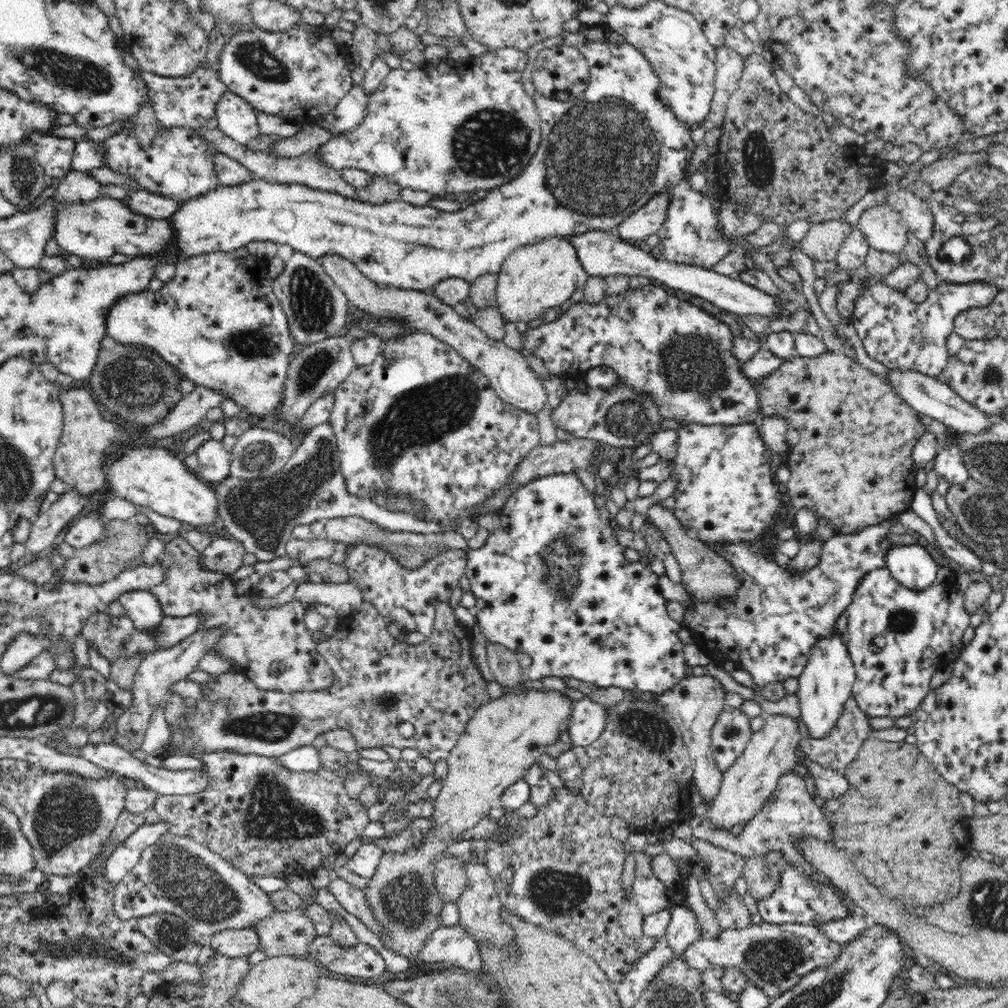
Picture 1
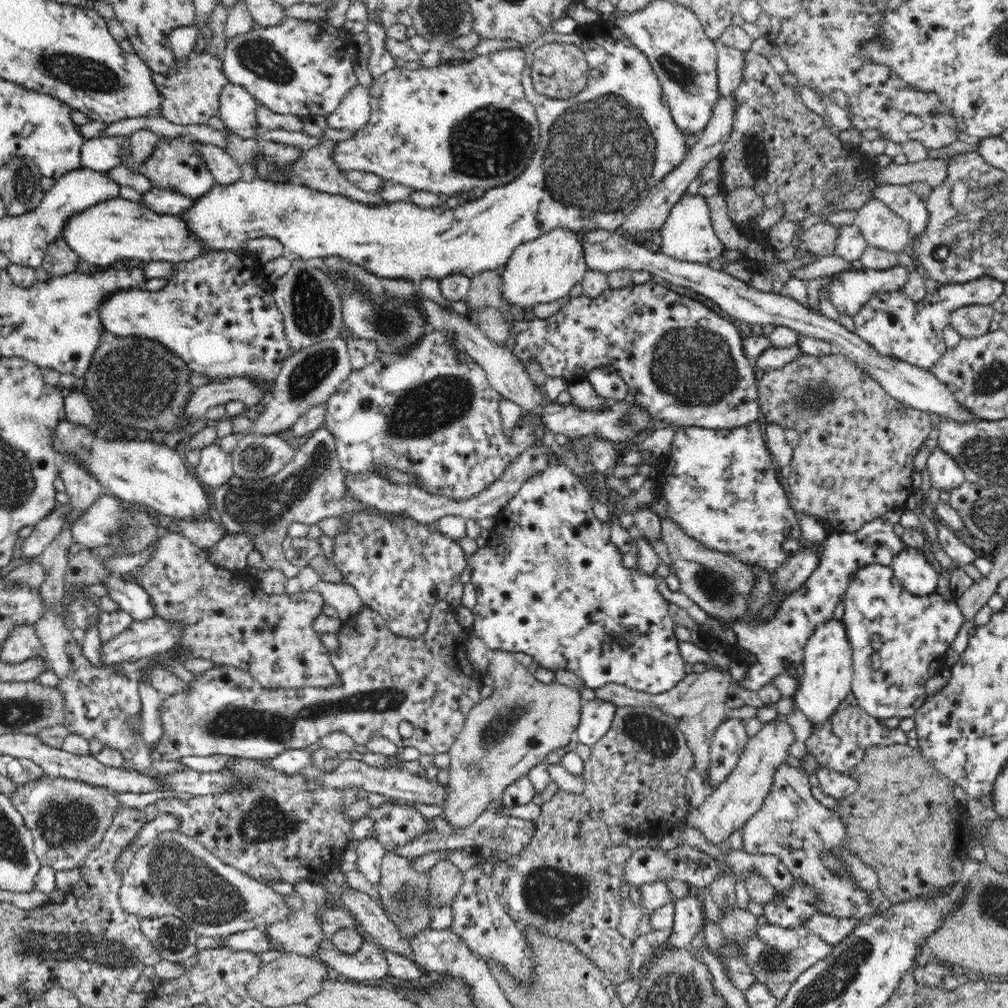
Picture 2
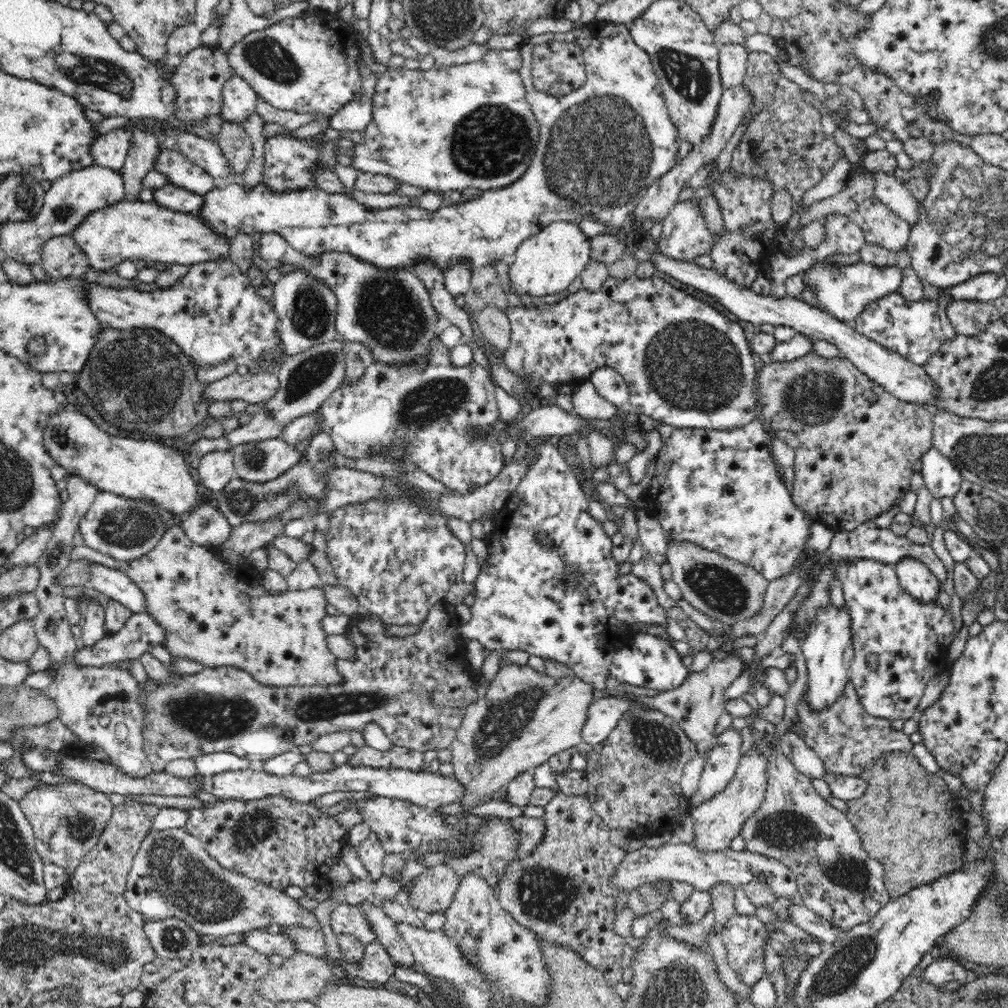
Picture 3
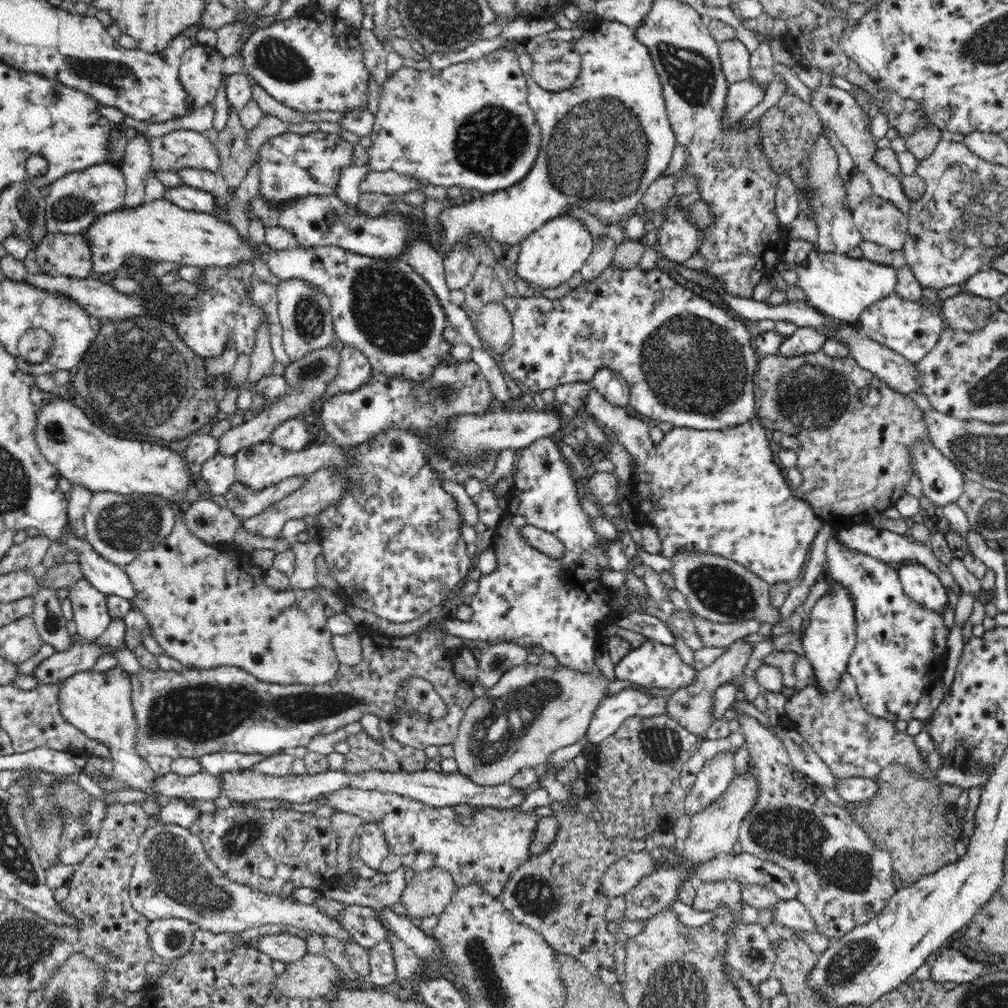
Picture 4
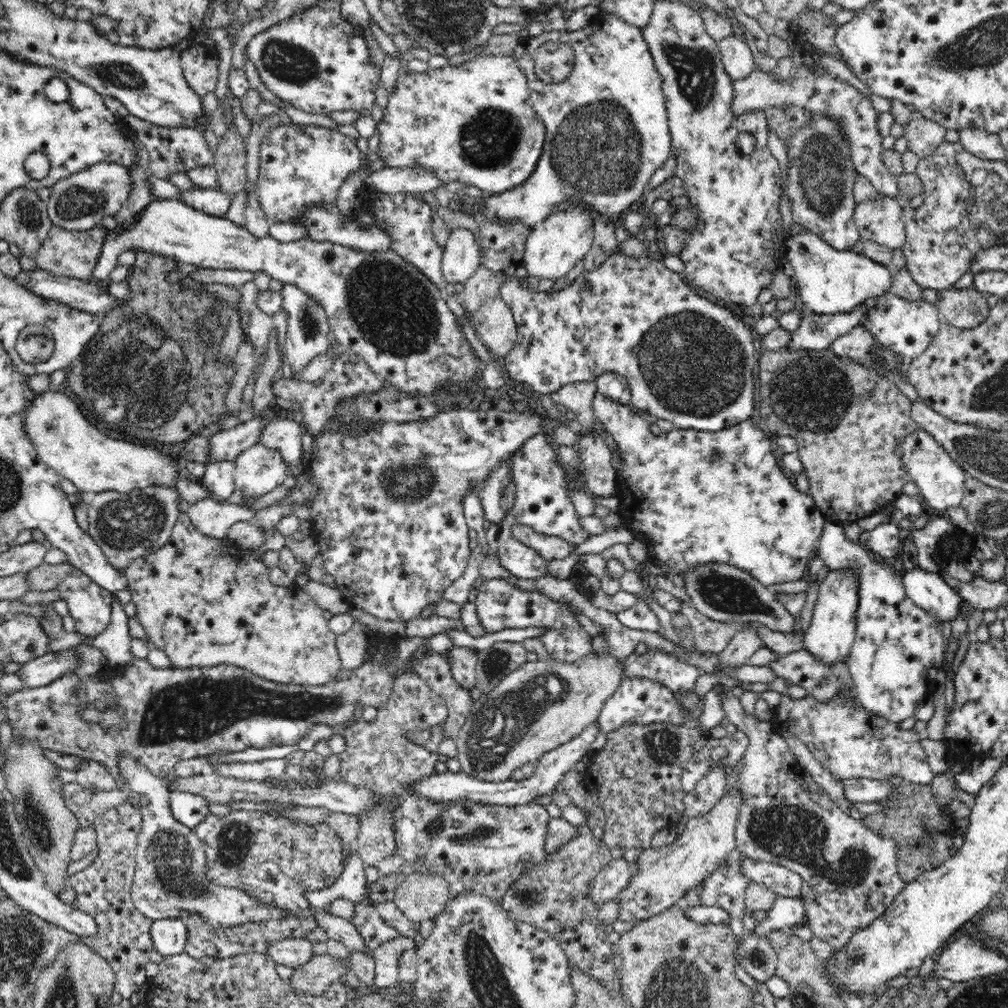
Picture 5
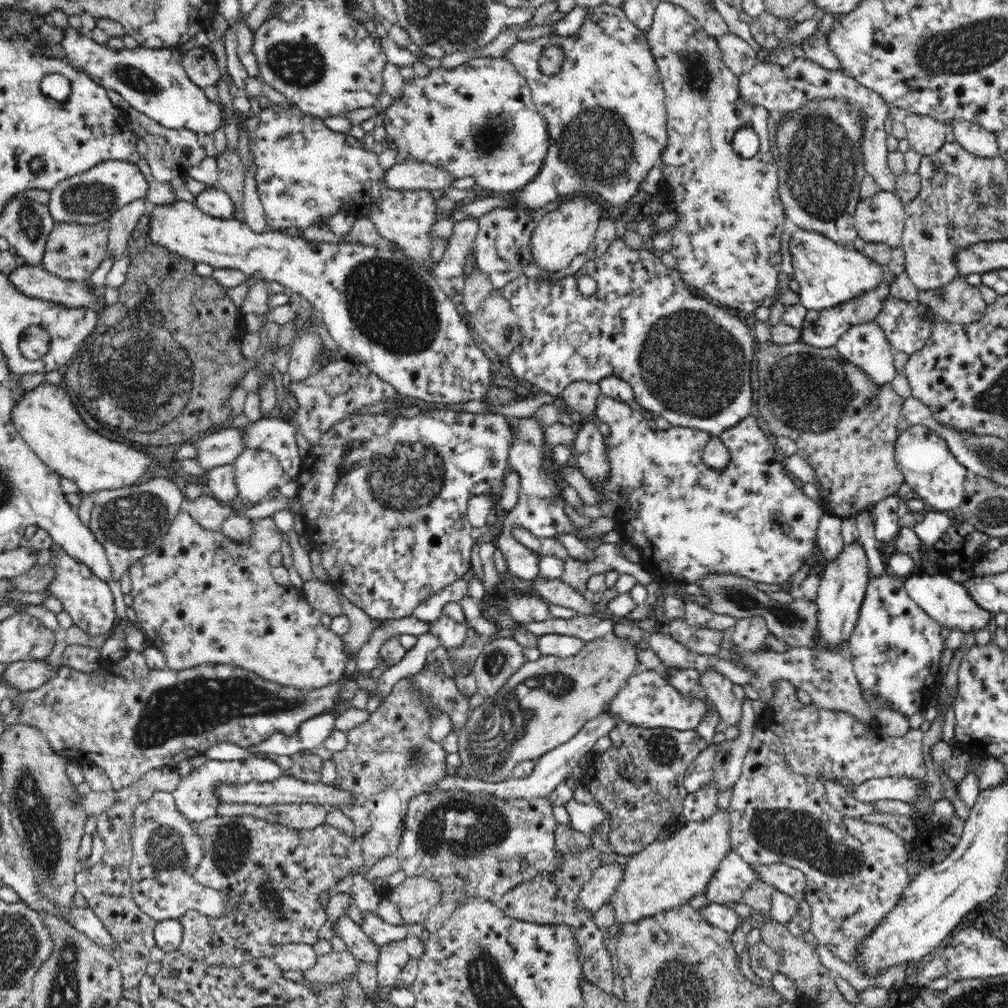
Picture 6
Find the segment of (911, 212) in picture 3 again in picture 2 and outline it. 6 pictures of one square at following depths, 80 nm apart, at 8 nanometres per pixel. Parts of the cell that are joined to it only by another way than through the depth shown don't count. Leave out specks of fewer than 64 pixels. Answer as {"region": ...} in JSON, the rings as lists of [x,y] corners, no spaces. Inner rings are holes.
{"region":[[[878,185],[874,189],[873,198],[888,205],[908,224],[911,237],[924,234],[930,214],[926,202],[922,201],[908,185]]]}

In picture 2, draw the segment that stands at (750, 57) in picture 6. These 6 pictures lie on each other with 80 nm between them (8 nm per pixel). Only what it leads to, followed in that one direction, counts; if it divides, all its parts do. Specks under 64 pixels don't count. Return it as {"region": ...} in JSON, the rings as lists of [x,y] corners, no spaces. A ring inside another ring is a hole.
{"region":[[[726,46],[717,49],[717,87],[718,98],[732,94],[740,84],[744,70],[745,53]]]}

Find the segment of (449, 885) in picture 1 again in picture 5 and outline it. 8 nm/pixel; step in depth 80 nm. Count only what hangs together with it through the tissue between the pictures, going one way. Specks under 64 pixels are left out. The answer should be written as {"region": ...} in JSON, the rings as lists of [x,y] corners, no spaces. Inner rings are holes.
{"region":[[[426,870],[406,876],[396,889],[393,902],[414,923],[434,920],[448,900],[447,880],[441,874]]]}

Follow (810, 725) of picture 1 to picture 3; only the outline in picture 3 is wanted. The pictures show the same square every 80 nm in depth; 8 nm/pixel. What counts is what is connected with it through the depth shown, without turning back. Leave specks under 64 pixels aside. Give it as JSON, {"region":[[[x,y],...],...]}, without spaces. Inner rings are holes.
{"region":[[[830,604],[818,611],[815,621],[807,628],[805,638],[799,641],[808,667],[808,690],[805,691],[802,702],[805,702],[811,712],[820,714],[834,706],[844,694],[848,682],[851,681],[850,666],[854,654],[852,632],[850,632],[850,615],[846,609],[836,609]]]}

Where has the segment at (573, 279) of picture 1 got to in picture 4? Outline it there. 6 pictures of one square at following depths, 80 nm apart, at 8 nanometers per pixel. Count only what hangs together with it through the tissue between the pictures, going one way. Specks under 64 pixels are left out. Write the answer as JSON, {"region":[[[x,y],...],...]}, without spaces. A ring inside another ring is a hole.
{"region":[[[554,218],[542,228],[526,237],[520,244],[520,251],[514,270],[518,278],[537,288],[558,288],[568,283],[574,274],[581,272],[594,248],[590,232],[576,219]]]}

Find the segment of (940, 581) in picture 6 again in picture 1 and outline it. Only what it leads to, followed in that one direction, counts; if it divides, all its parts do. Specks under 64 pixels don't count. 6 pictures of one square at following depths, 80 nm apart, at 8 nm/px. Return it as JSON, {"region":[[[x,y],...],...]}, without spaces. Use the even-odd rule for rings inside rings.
{"region":[[[922,543],[892,546],[884,562],[890,574],[906,588],[922,590],[936,580],[937,563]]]}

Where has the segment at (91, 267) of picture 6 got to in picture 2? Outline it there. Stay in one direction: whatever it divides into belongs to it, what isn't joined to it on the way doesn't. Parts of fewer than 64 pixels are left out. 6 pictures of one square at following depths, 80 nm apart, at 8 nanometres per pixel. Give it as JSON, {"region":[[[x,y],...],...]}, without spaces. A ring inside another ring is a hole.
{"region":[[[59,238],[49,244],[41,267],[48,271],[50,278],[59,277],[77,271],[76,265],[80,260],[78,254],[70,249],[68,243]]]}

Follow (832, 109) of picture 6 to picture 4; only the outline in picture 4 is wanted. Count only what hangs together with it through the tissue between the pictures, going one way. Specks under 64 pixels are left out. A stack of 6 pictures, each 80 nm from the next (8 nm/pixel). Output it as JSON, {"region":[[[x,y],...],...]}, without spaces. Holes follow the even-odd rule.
{"region":[[[822,133],[817,136],[816,142],[813,142],[809,162],[811,162],[811,171],[807,178],[808,187],[804,191],[813,190],[816,193],[811,210],[814,211],[813,222],[818,225],[818,235],[820,235],[817,238],[817,250],[819,254],[845,255],[850,250],[859,247],[864,238],[860,230],[855,227],[852,213],[843,204],[847,188],[843,186],[842,178],[838,176],[836,152],[830,147],[828,138]]]}

